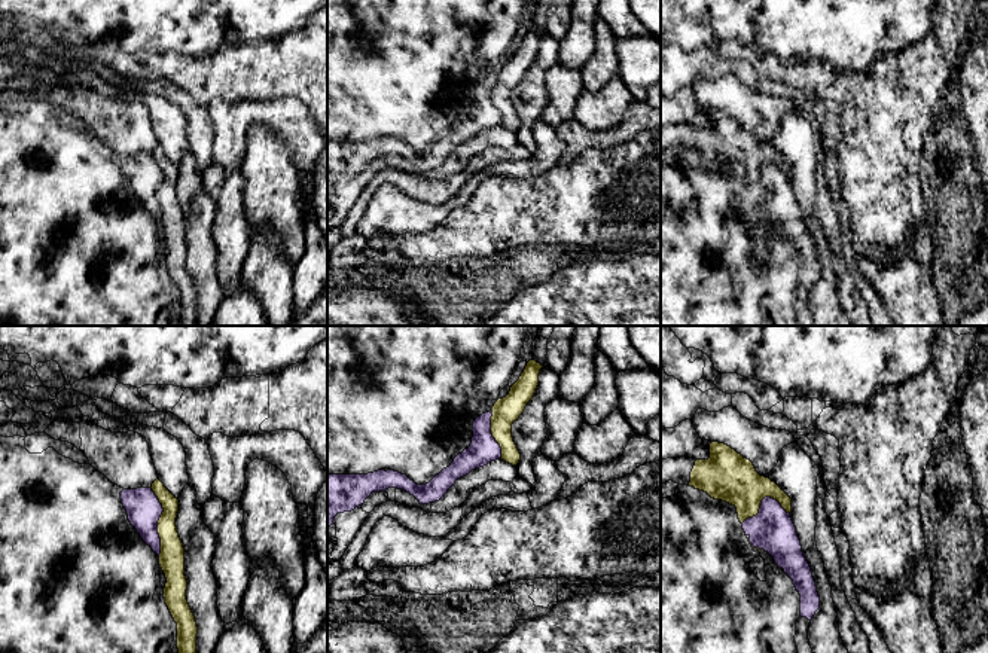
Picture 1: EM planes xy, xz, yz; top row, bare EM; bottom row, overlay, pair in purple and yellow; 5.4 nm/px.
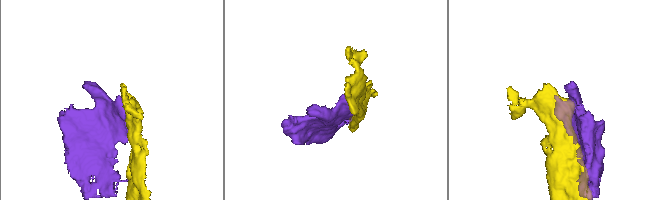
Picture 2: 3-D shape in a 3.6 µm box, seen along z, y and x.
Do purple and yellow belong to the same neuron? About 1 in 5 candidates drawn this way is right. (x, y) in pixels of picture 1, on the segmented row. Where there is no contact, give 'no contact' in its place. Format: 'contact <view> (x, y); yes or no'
contact xy (158, 519); no

